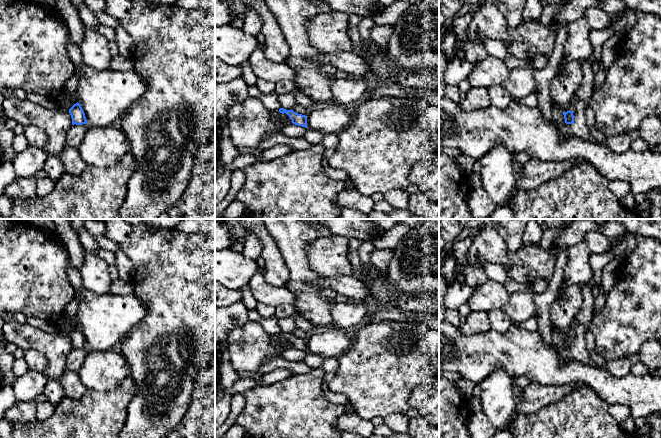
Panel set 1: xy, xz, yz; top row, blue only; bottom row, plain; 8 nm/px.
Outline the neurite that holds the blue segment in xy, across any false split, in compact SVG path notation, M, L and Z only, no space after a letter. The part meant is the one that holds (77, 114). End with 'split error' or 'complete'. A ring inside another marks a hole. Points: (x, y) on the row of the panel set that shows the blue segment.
M78 102L69 109L69 113L72 118L72 125L82 125L87 123L85 113Z | complete

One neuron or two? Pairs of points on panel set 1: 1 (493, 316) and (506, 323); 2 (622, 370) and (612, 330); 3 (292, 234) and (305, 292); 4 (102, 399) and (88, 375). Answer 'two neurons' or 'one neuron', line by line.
1: one neuron
2: two neurons
3: one neuron
4: two neurons

